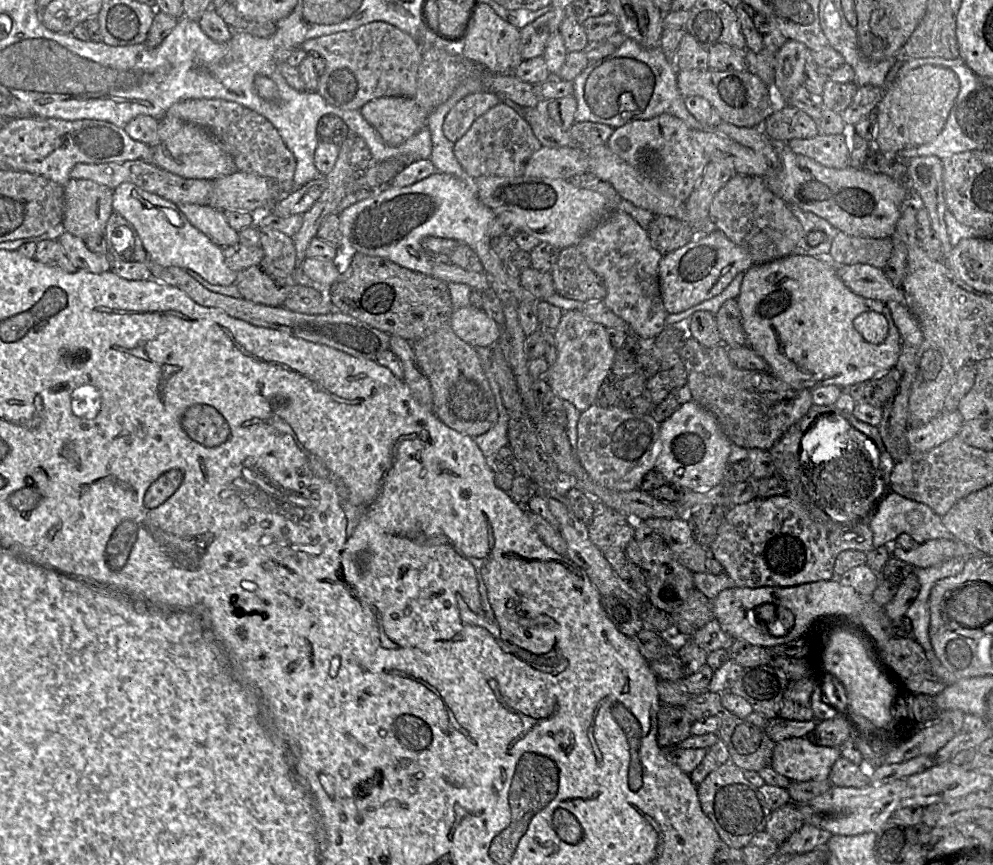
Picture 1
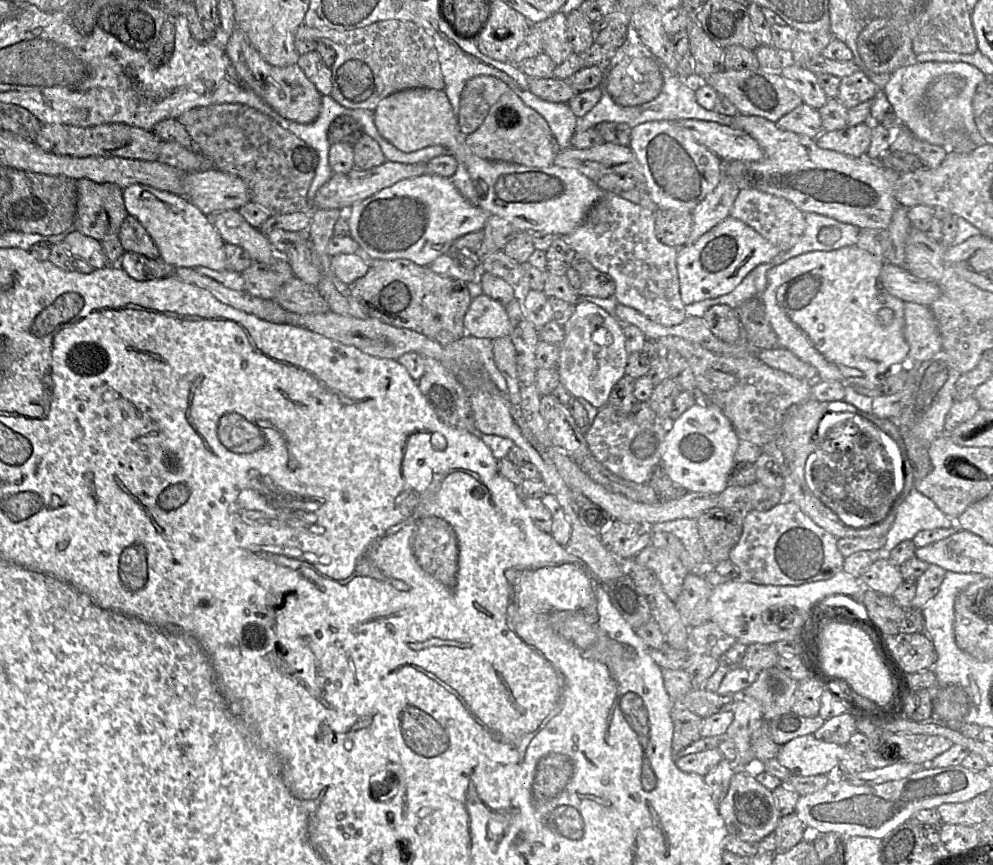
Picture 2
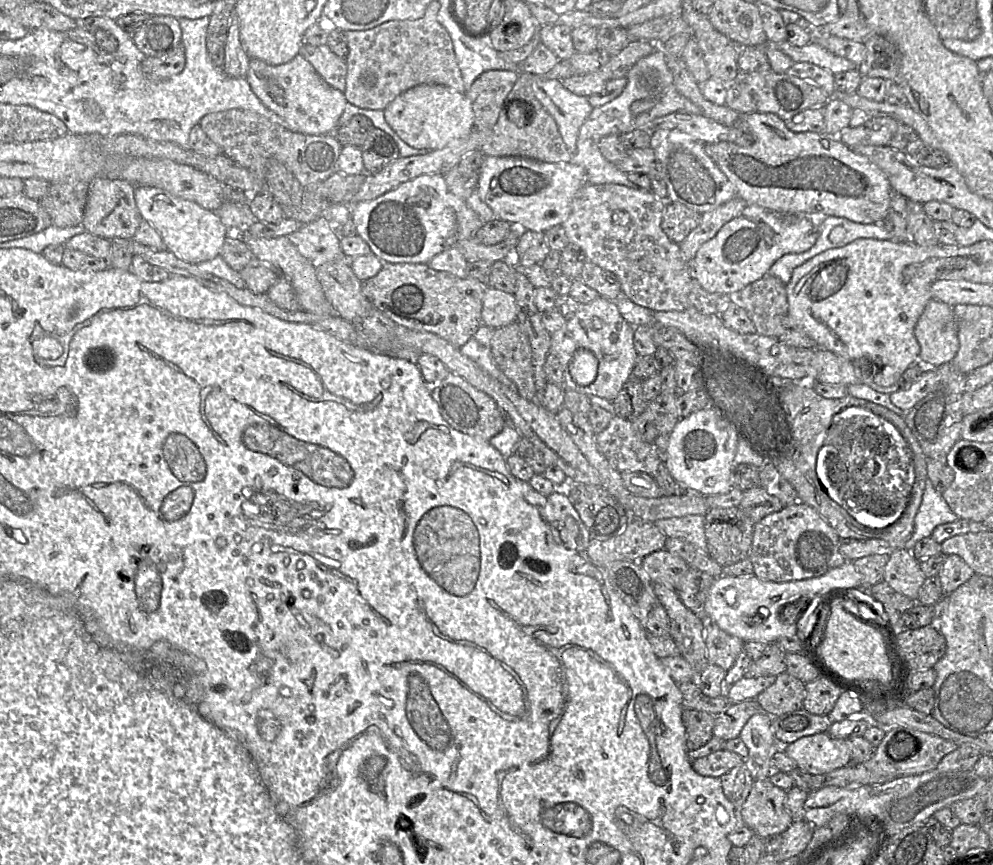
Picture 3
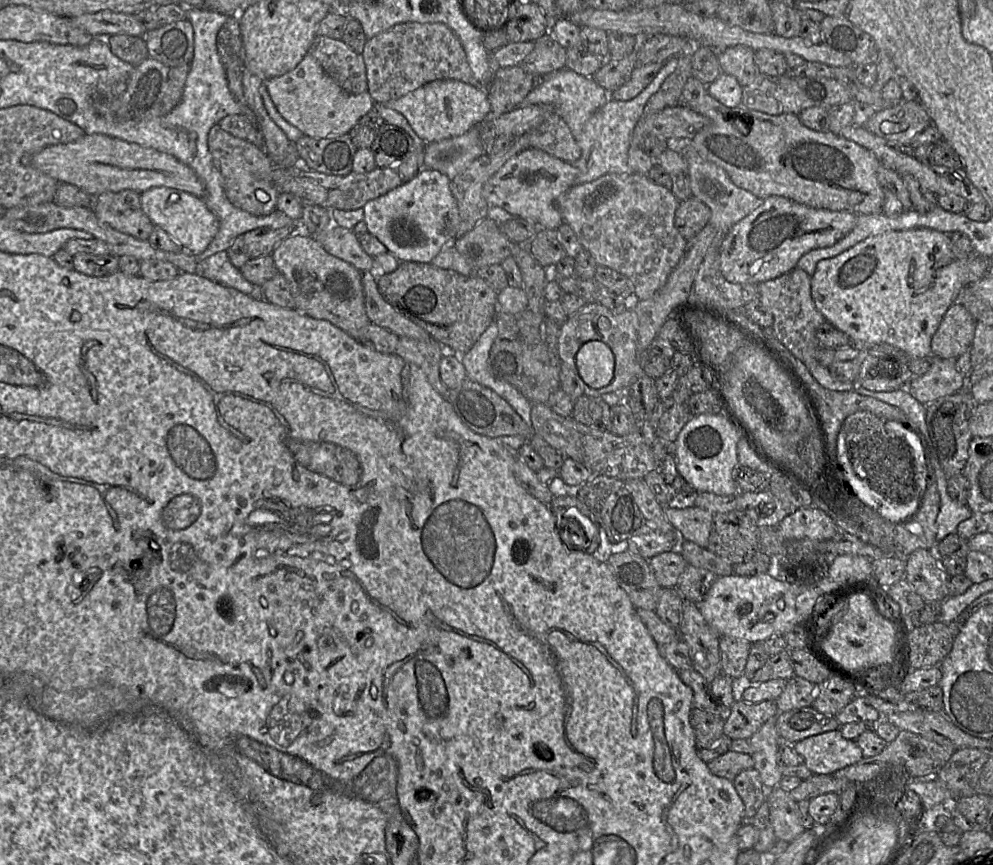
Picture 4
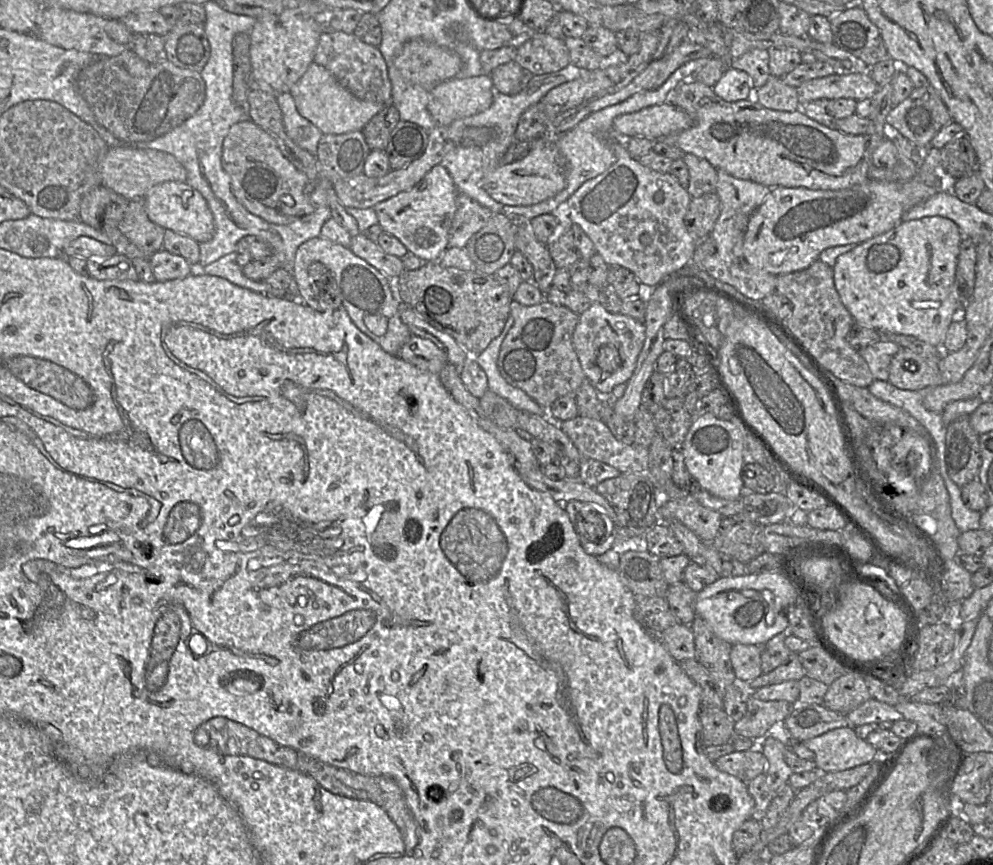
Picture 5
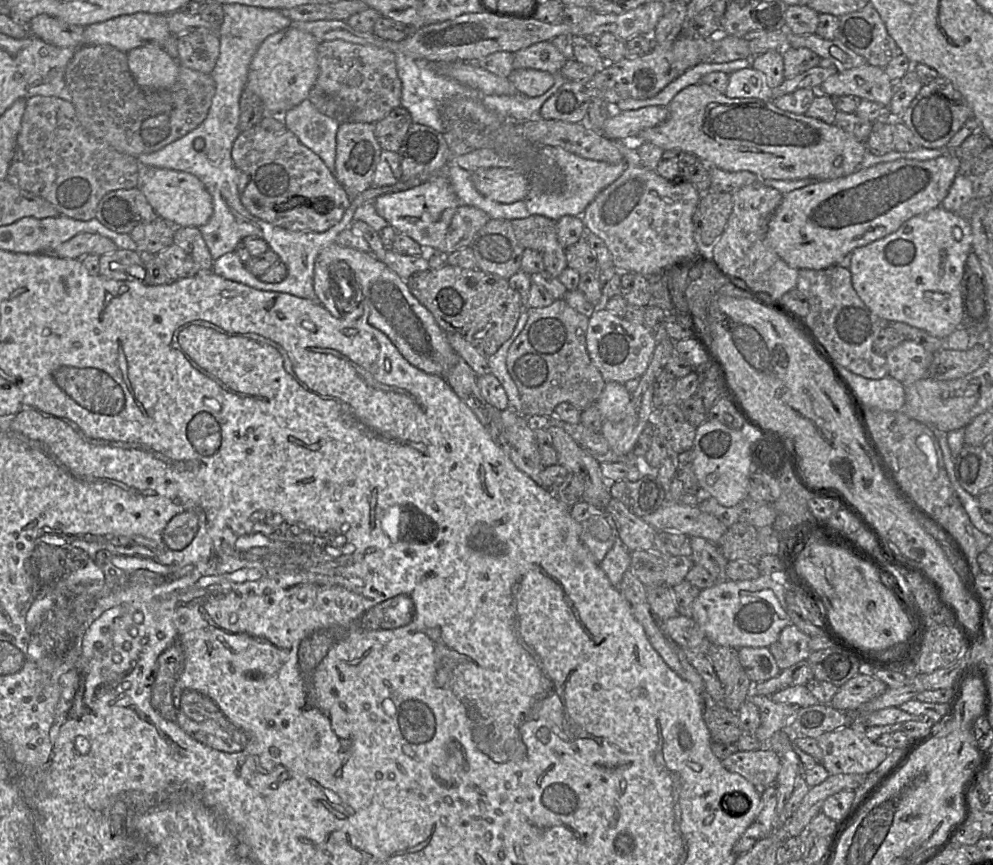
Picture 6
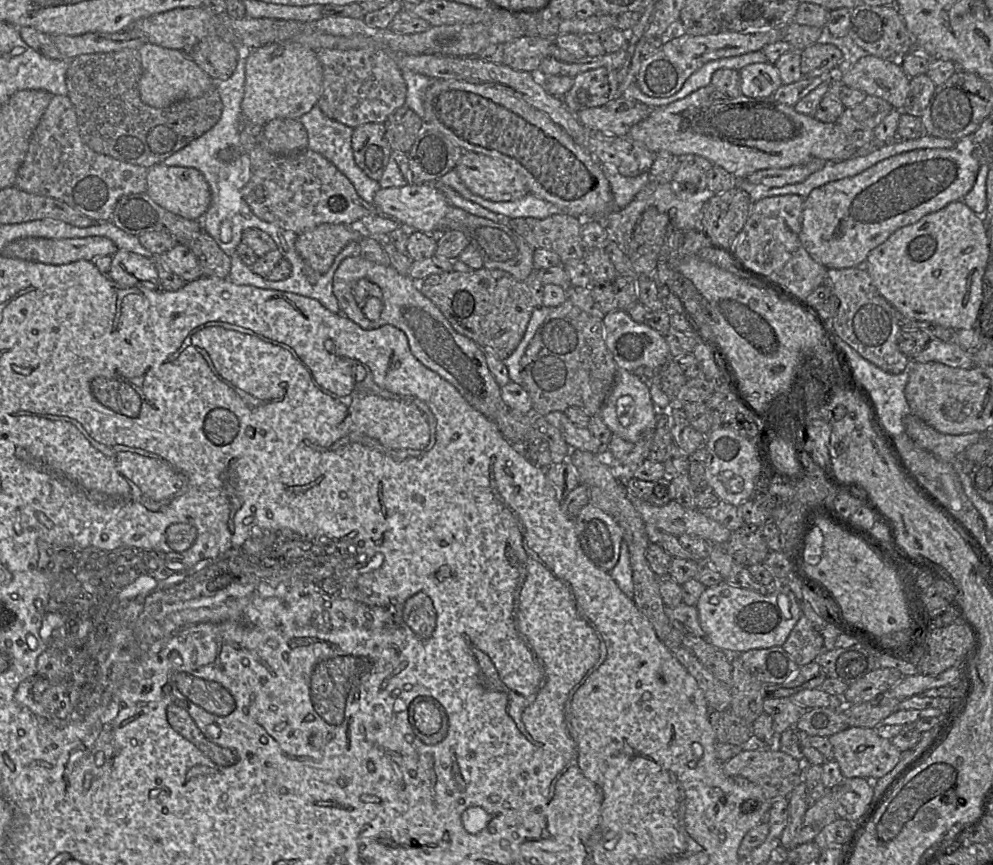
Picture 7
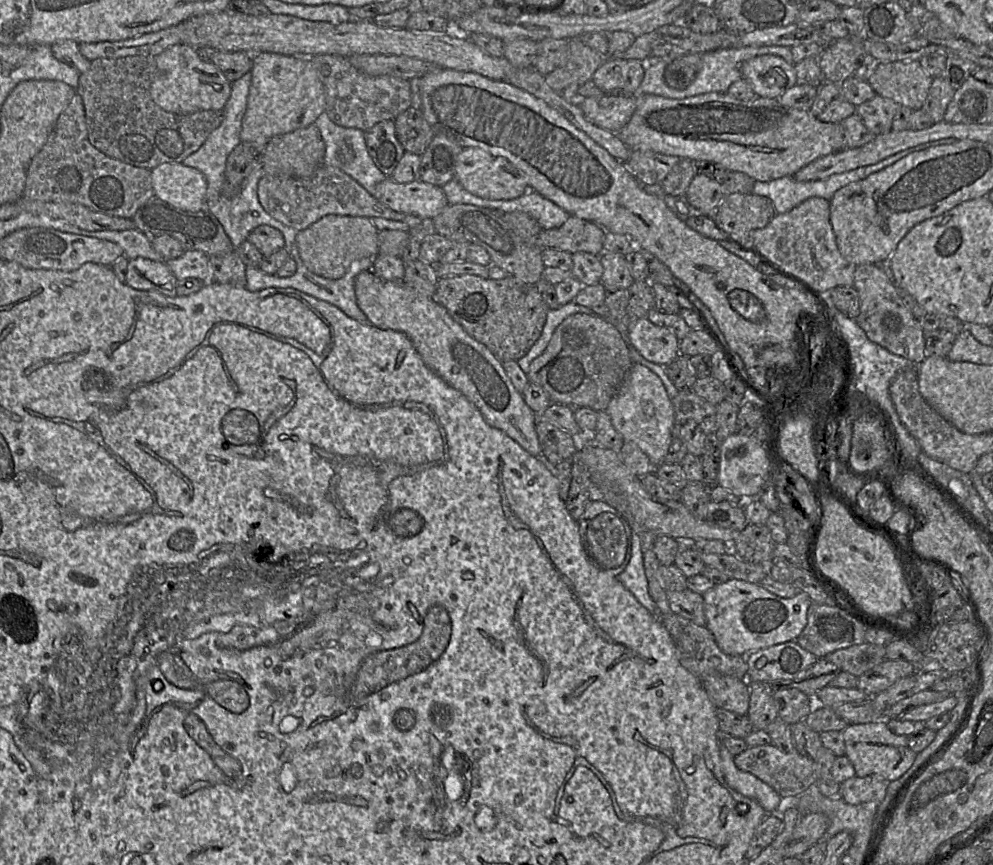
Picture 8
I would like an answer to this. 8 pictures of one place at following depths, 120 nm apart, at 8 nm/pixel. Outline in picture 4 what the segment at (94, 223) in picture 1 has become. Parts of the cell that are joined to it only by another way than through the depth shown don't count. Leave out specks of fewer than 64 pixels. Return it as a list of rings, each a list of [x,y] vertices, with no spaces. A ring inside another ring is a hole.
[[[133,190],[102,193],[94,197],[93,212],[112,229],[148,241],[155,226],[142,210],[140,195]]]

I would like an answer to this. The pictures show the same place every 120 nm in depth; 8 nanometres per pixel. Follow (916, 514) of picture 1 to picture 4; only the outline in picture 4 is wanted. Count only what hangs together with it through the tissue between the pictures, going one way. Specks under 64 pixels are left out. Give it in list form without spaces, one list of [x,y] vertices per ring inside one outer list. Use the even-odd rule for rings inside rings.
[[[932,457],[934,478],[940,495],[940,510],[937,515],[937,542],[944,537],[955,533],[962,521],[970,518],[973,512],[963,504],[954,501],[947,491],[947,476],[940,468],[935,457]]]

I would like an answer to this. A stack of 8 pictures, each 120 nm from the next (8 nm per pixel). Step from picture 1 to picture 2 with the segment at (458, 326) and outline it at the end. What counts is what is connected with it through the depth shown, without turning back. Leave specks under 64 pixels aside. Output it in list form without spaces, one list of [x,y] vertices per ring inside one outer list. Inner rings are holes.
[[[486,294],[473,297],[464,317],[466,334],[496,339],[509,335],[510,321],[506,306]]]

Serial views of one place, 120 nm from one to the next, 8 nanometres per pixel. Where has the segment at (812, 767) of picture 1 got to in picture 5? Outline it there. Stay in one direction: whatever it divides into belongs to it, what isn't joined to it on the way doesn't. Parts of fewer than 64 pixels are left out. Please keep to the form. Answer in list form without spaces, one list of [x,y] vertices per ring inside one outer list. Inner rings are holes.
[[[851,725],[832,729],[804,743],[814,752],[814,762],[820,773],[854,768],[875,761],[879,755],[876,748],[856,735]]]

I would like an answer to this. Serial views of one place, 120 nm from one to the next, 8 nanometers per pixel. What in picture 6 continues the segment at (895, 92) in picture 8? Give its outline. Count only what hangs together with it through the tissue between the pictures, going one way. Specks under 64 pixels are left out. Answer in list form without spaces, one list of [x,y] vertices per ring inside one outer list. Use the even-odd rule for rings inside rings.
[[[865,64],[830,76],[817,92],[830,97],[851,95],[888,107],[893,97],[894,82],[884,68]]]

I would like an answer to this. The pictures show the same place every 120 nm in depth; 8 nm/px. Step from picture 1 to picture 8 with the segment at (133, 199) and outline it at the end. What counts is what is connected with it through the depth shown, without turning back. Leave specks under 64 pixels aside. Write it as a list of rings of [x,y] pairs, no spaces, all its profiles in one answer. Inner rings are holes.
[[[163,163],[151,170],[154,195],[183,211],[207,208],[207,181],[196,168],[182,163]]]

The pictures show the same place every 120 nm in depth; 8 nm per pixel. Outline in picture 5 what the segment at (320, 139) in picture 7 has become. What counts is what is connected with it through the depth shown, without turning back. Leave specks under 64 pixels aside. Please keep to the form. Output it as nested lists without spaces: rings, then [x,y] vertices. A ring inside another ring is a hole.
[[[289,93],[275,94],[287,136],[300,148],[315,155],[323,133],[297,111]]]

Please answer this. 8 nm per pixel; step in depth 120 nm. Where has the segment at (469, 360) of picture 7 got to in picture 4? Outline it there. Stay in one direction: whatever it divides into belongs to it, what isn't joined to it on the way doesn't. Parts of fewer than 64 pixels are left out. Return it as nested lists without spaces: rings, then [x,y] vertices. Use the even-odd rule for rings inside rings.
[[[301,231],[280,242],[271,256],[278,273],[288,281],[297,310],[309,317],[326,320],[367,343],[367,326],[371,323],[365,311],[360,270],[329,254],[313,236]]]

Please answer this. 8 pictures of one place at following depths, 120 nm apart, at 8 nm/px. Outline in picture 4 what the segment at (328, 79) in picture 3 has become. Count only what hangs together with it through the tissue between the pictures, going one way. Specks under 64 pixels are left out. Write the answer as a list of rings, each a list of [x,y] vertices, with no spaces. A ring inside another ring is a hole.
[[[316,34],[308,53],[345,91],[354,94],[367,92],[366,67],[363,57],[341,39]]]

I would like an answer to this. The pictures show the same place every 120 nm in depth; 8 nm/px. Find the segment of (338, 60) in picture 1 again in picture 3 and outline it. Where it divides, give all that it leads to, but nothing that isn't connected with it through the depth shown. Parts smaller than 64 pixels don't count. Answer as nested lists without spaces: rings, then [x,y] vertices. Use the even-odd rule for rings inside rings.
[[[390,20],[368,30],[344,33],[349,51],[345,58],[347,75],[343,94],[350,105],[383,110],[403,92],[422,84],[466,91],[451,37],[434,20]]]

